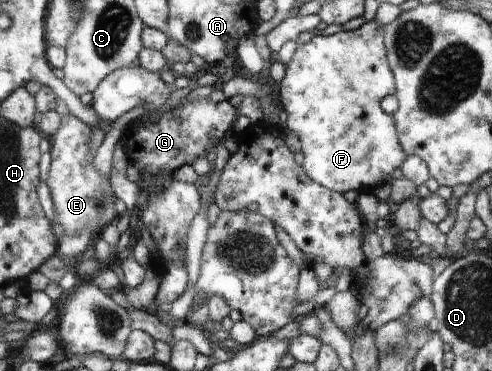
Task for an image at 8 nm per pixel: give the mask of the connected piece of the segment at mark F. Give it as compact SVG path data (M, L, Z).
M378 20L366 21L356 30L338 31L330 36L314 36L298 48L286 65L284 78L278 82L278 97L288 114L286 128L292 130L301 142L304 155L303 169L314 182L328 190L344 194L354 190L374 194L380 184L390 184L390 172L408 156L402 150L397 134L396 120L380 108L380 101L397 92L384 44L385 26Z

